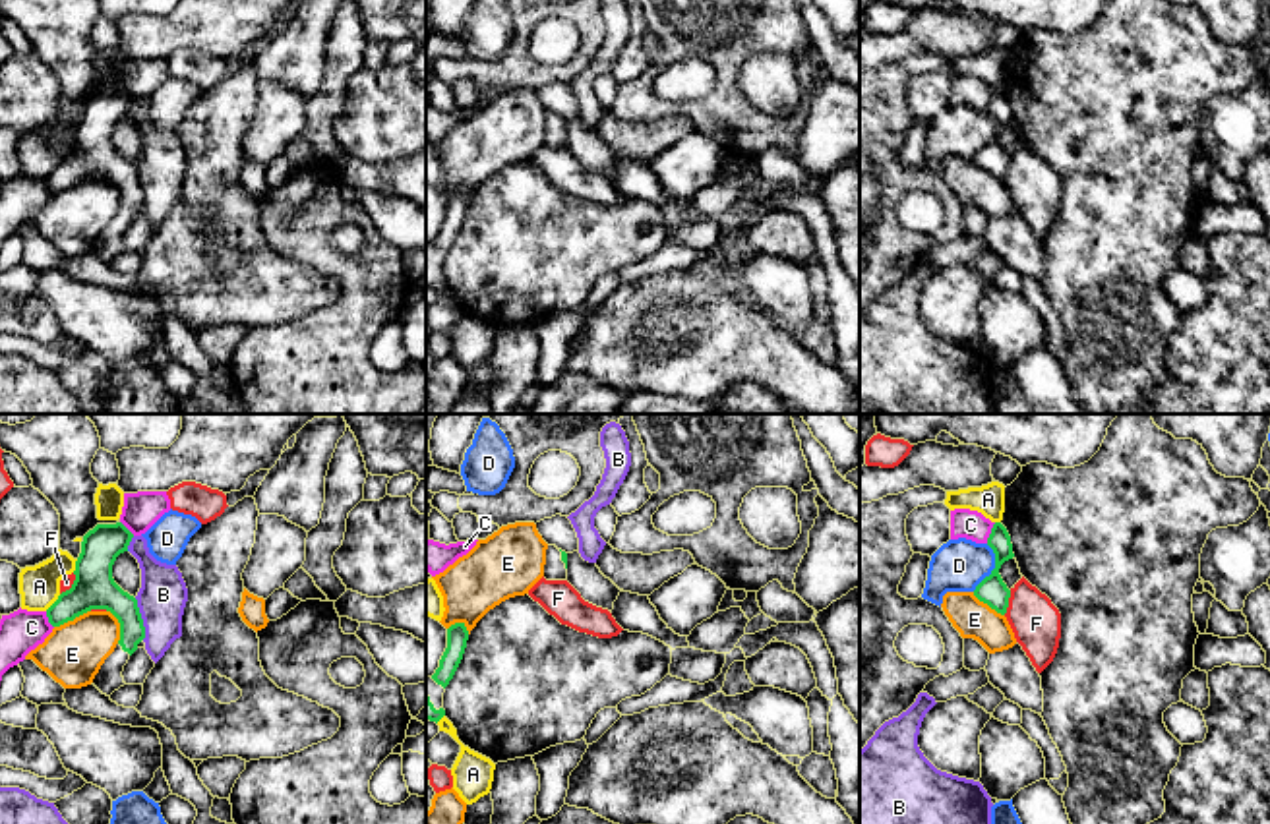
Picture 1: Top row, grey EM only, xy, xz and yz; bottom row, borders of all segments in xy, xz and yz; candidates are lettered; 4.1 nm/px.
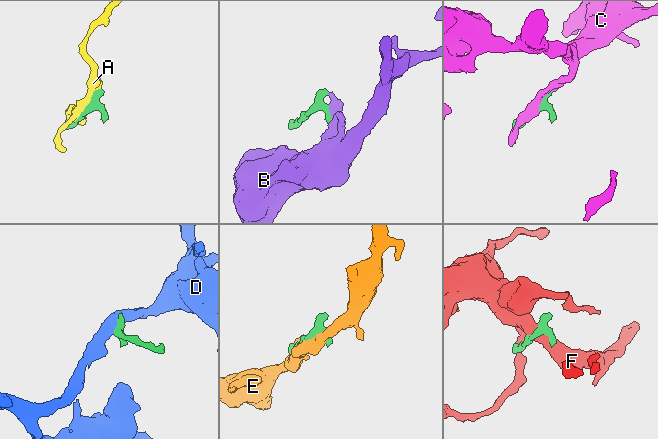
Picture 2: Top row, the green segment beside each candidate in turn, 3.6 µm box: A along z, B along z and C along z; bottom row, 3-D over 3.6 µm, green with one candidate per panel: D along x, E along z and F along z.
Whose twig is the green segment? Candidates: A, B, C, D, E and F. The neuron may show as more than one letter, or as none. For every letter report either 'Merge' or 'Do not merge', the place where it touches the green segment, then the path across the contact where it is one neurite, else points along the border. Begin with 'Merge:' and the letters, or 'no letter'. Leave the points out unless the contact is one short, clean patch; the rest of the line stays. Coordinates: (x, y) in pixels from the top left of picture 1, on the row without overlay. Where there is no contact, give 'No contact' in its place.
Merge: no letter
A: Do not merge. Touches green at xy (55, 169)
B: Do not merge. Touches green at xy (142, 186)
C: Do not merge. Touches green at yz (992, 99)
D: Do not merge. Touches green at yz (996, 134). Boundary: yz (988, 111), (994, 120), (994, 136), (972, 157)
E: Do not merge. Touches green at xy (72, 186)
F: Do not merge. Touches green at yz (1007, 169)

